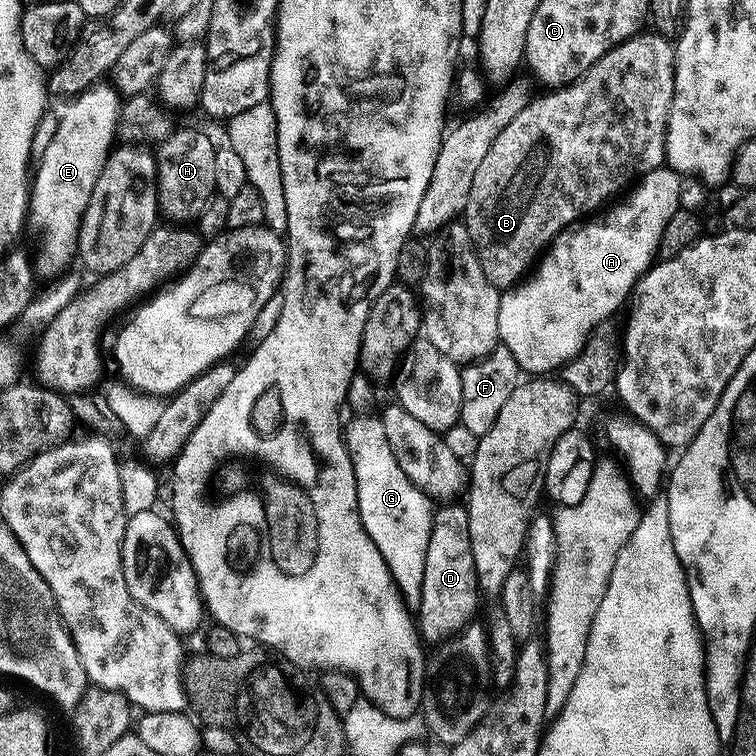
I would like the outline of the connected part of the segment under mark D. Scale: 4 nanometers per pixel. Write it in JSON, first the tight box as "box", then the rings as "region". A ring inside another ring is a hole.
{"box":[414,502,482,646],"region":[[[444,502],[432,513],[430,542],[426,542],[426,570],[422,570],[422,594],[414,619],[421,641],[436,646],[452,639],[473,623],[482,593],[476,577],[474,550],[470,550],[470,518],[460,502]]]}

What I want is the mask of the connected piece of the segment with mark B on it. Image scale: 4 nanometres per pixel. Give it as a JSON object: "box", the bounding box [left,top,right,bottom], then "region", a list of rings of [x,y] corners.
{"box":[462,30,676,290],"region":[[[653,30],[641,31],[602,54],[590,70],[571,84],[532,98],[497,136],[474,176],[462,215],[476,257],[495,288],[507,290],[519,284],[558,233],[599,213],[641,177],[665,167],[675,61],[676,49],[671,39]]]}

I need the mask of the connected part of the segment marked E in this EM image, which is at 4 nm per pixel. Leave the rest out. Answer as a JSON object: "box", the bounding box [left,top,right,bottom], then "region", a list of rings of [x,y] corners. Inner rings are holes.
{"box":[26,82,122,269],"region":[[[97,82],[88,91],[80,93],[69,104],[72,105],[69,106],[68,113],[60,116],[60,125],[52,135],[50,146],[46,146],[44,153],[38,157],[37,164],[40,165],[37,168],[35,165],[34,175],[30,180],[26,217],[29,225],[37,224],[44,231],[44,256],[54,267],[61,267],[60,269],[71,265],[73,263],[71,260],[74,260],[77,255],[80,242],[80,220],[90,202],[90,194],[94,194],[98,174],[102,174],[102,166],[106,166],[108,157],[112,155],[113,147],[118,140],[122,96],[111,83]]]}

